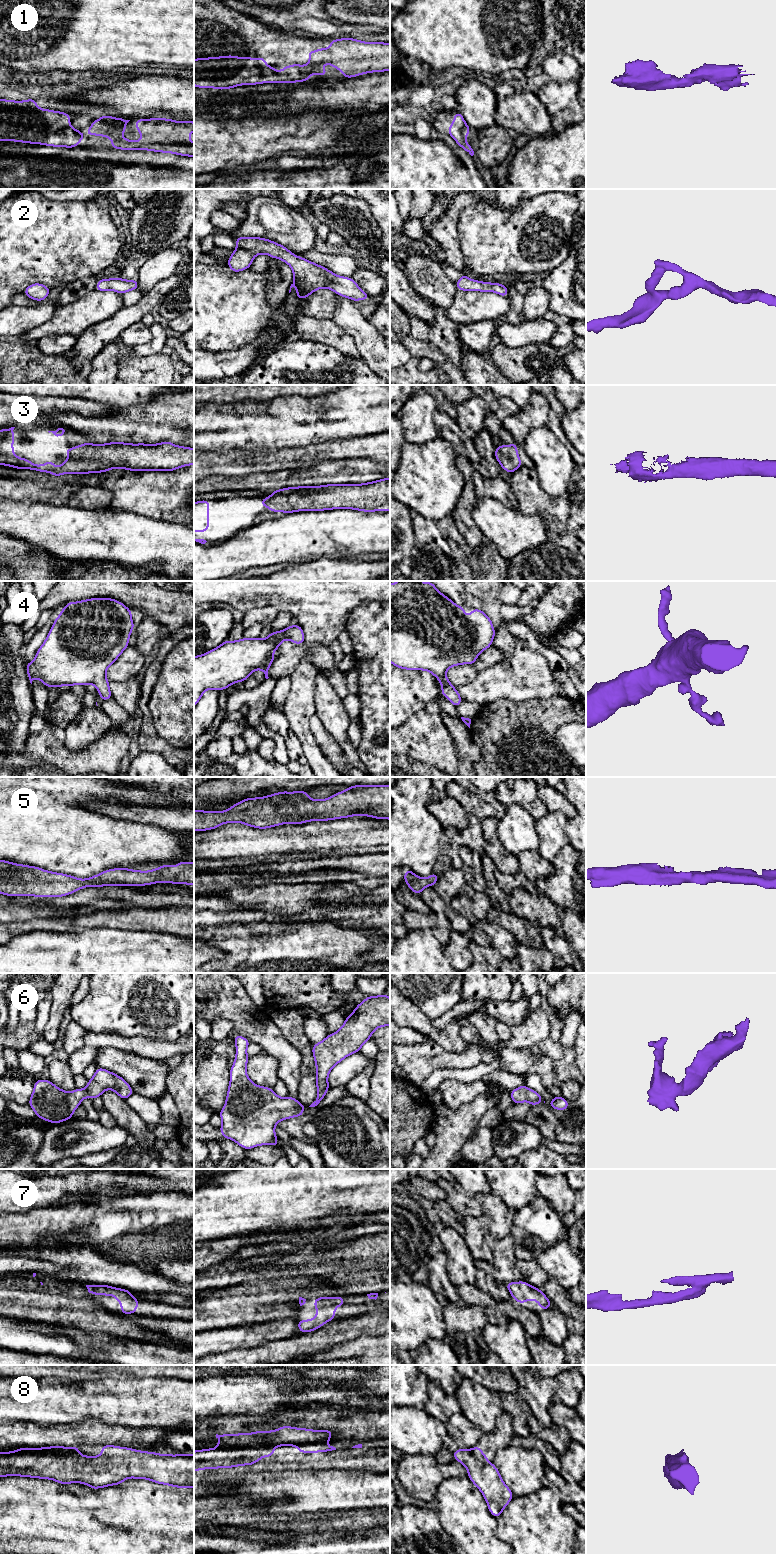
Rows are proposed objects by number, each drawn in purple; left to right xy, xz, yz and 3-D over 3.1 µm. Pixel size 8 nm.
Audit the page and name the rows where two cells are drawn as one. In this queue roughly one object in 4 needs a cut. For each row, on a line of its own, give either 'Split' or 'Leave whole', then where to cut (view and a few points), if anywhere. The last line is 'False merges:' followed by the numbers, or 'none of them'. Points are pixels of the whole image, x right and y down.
1: Leave whole. No split
2: Leave whole. No split
3: Leave whole. No split
4: Leave whole. No split
5: Leave whole. No split
6: Leave whole. No split
7: Leave whole. No split
8: Split. Split along xy (71, 1450), (64, 1455), (53, 1455), (37, 1451), (12, 1451)
False merges: 8

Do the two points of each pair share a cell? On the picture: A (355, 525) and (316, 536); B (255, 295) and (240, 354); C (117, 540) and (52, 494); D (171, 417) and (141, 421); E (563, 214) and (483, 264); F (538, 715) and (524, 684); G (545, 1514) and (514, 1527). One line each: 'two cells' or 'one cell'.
A: one cell
B: two cells
C: two cells
D: one cell
E: one cell
F: two cells
G: one cell

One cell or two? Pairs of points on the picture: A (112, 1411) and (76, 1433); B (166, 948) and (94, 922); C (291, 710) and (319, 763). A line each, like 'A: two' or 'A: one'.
A: two
B: two
C: one

